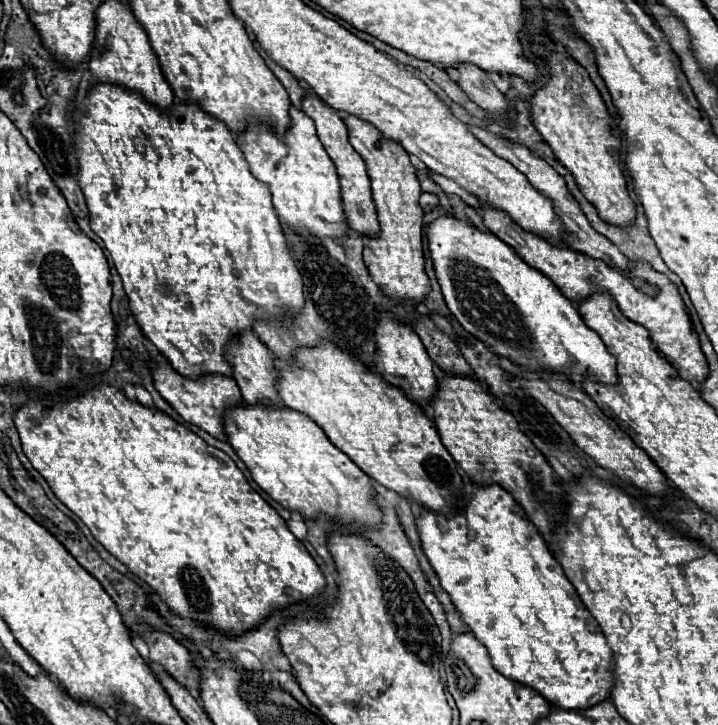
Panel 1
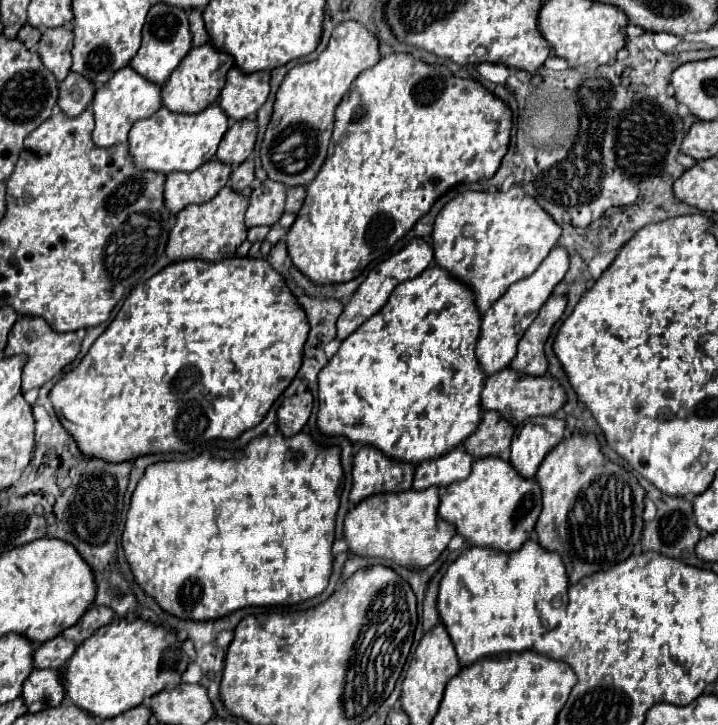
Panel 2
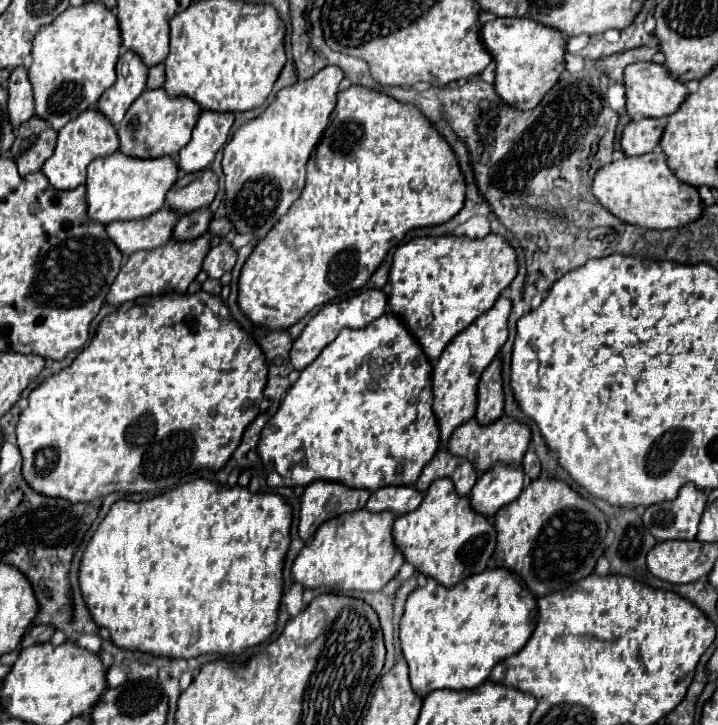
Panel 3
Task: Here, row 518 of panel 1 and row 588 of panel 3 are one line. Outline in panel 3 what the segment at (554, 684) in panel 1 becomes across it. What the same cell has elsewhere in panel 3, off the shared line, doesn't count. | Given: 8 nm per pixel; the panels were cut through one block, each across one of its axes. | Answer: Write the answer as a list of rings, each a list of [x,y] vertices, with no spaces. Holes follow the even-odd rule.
[[[506,568],[484,570],[476,576],[468,576],[468,580],[462,580],[452,588],[444,588],[434,578],[426,578],[426,584],[418,586],[408,596],[400,622],[400,644],[410,666],[412,688],[420,696],[426,696],[440,688],[468,690],[480,686],[500,660],[524,648],[536,628],[536,614],[538,602],[534,594],[526,588],[524,580]]]

